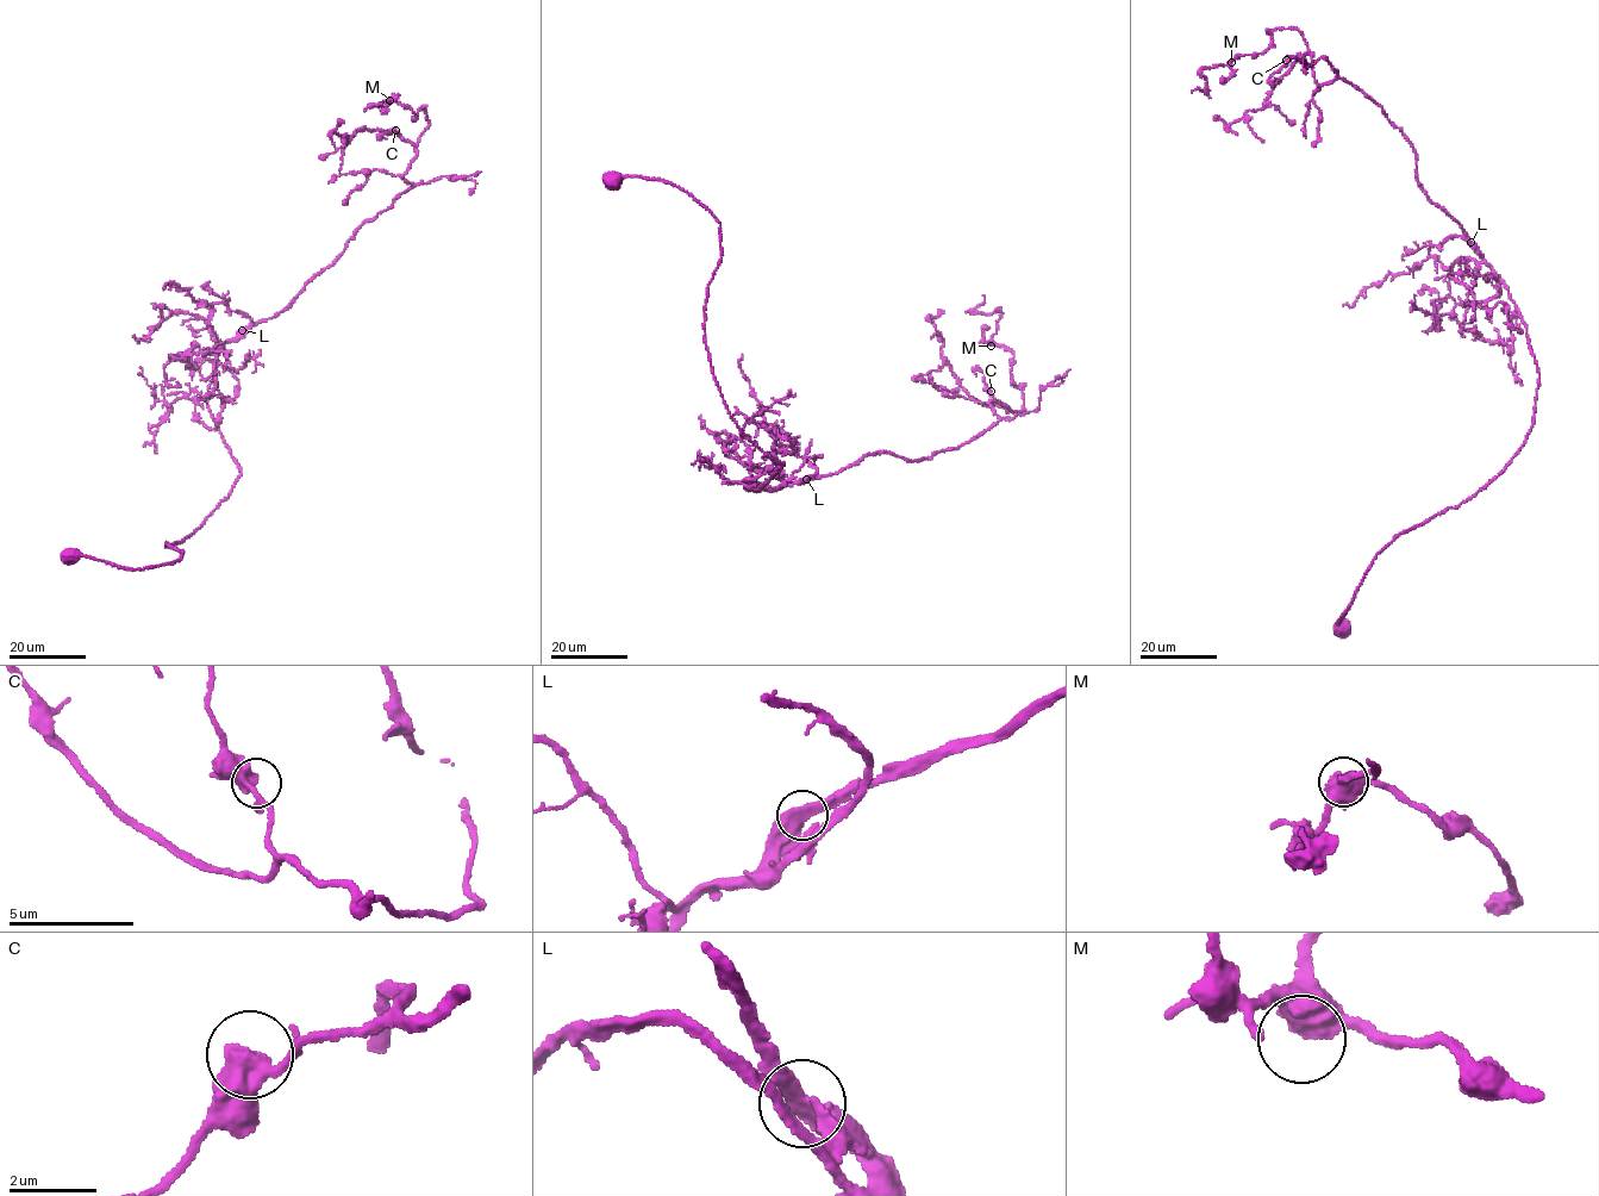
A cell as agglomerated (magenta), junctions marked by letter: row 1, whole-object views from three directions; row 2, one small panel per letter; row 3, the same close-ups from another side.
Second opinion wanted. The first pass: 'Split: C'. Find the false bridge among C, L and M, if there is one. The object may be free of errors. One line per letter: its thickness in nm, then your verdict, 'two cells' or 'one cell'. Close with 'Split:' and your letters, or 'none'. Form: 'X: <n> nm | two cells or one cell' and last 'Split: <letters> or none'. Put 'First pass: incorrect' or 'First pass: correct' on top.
First pass: incorrect
C: 480 nm | one cell
L: 480 nm | one cell
M: 500 nm | one cell
Split: none

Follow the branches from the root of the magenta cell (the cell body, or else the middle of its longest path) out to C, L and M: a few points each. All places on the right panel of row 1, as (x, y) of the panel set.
C: (1344, 625), (1376, 554), (1517, 453), (1538, 371), (1413, 145), (1354, 85), (1318, 83), (1312, 55), (1286, 60)
L: (1344, 625), (1337, 621), (1376, 554), (1485, 487), (1532, 423), (1538, 371), (1525, 323), (1471, 243)
M: (1344, 625), (1376, 554), (1517, 453), (1538, 371), (1507, 287), (1379, 105), (1318, 83), (1295, 27), (1231, 62)

